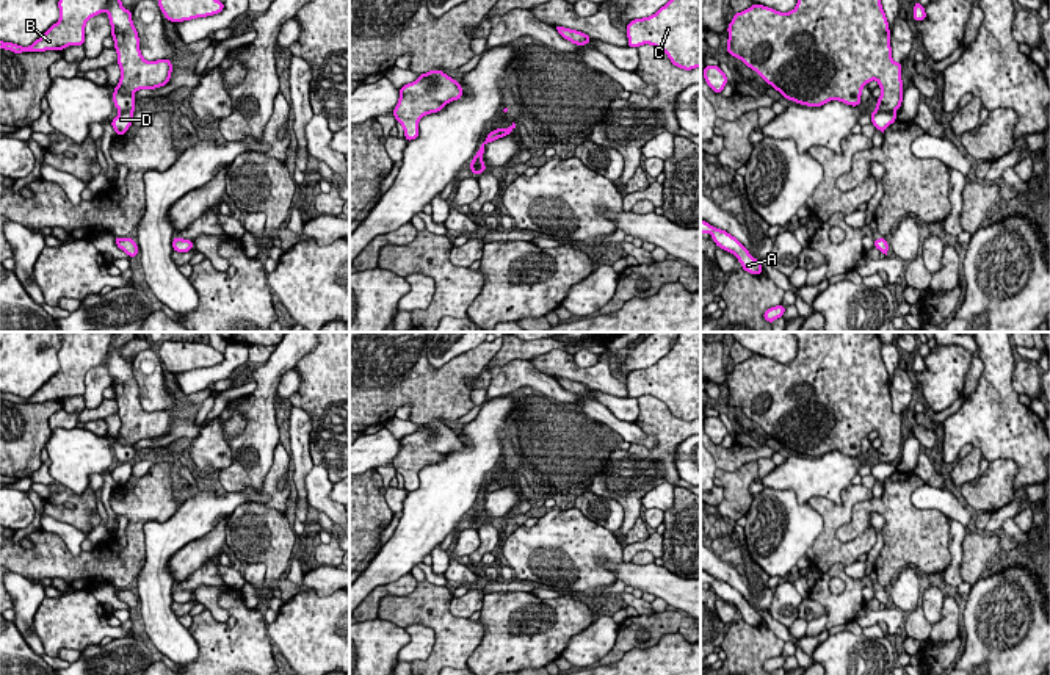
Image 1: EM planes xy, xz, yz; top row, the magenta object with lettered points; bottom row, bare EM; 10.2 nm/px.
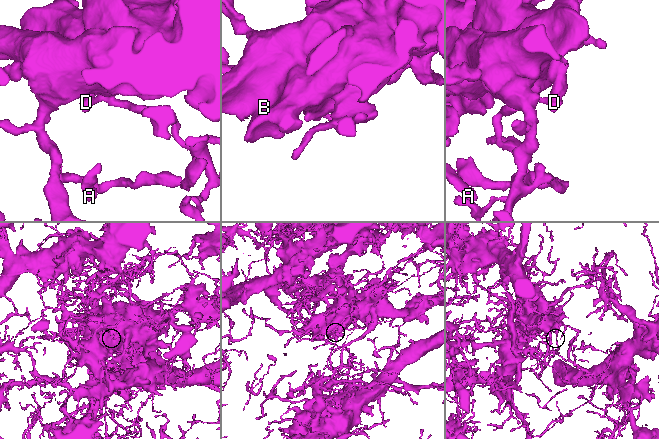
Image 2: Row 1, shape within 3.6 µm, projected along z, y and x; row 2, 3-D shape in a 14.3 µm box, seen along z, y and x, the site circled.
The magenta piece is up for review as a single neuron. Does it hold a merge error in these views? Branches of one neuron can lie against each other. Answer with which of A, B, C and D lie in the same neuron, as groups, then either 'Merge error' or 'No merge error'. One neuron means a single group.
Groups: A B C / D. Merge error

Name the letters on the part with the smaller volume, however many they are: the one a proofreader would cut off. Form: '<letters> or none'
D

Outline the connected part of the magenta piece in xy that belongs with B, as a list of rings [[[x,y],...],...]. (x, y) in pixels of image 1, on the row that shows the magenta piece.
[[[60,0],[60,20],[53,23],[30,47],[0,41],[0,49],[14,53],[63,50],[69,45],[85,44],[86,22],[108,13],[111,36],[121,67],[119,85],[114,88],[114,106],[122,111],[135,111],[136,100],[133,94],[138,89],[155,89],[168,85],[172,72],[171,60],[146,61],[139,50],[138,31],[132,20],[132,11],[127,11],[121,0]]]

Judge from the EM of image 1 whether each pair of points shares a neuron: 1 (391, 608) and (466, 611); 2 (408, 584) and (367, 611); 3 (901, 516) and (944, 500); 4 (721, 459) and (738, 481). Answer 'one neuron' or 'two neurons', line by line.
1: two neurons
2: one neuron
3: two neurons
4: two neurons

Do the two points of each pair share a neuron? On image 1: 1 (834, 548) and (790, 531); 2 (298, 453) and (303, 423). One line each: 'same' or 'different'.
1: different
2: same

